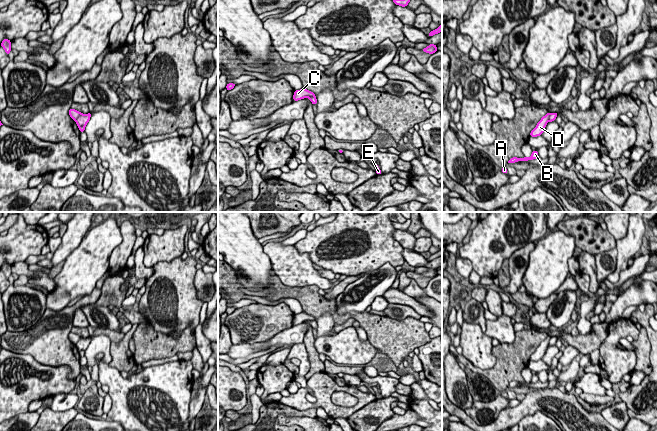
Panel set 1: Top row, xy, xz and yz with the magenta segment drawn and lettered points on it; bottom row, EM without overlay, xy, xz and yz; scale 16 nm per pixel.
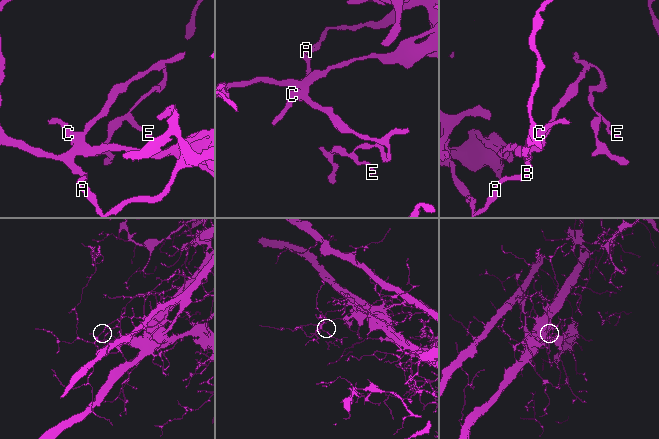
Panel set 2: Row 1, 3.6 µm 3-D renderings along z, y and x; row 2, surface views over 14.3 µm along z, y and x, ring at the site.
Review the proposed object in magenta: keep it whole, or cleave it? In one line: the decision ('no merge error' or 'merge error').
merge error

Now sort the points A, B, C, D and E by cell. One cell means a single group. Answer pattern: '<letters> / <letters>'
A B E / C D

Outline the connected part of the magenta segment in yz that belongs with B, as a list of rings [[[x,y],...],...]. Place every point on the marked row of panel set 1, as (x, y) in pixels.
[[[534,150],[532,151],[532,155],[530,157],[523,157],[523,158],[512,157],[509,159],[508,163],[516,163],[518,161],[524,162],[524,161],[534,160],[538,157],[539,157],[538,151]]]

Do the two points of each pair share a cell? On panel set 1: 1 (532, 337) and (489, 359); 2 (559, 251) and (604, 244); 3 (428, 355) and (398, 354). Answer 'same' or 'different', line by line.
1: different
2: different
3: different

